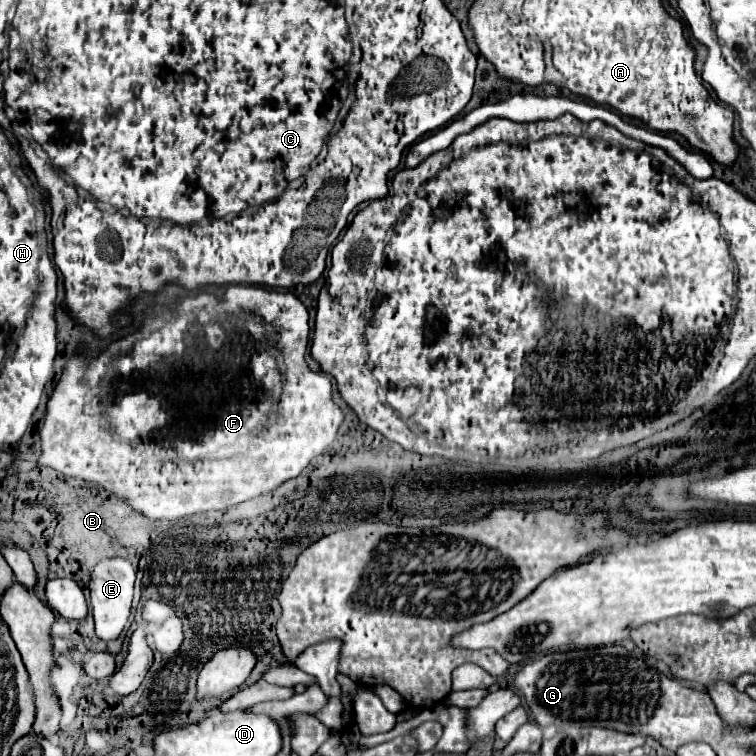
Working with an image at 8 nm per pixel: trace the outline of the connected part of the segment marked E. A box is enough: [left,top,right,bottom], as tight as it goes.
[88,557,136,641]

